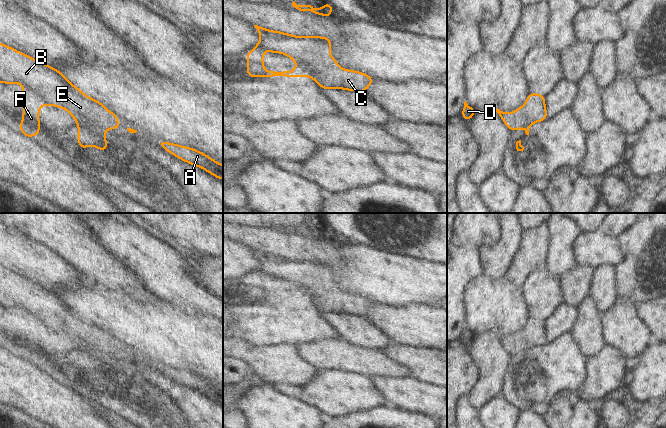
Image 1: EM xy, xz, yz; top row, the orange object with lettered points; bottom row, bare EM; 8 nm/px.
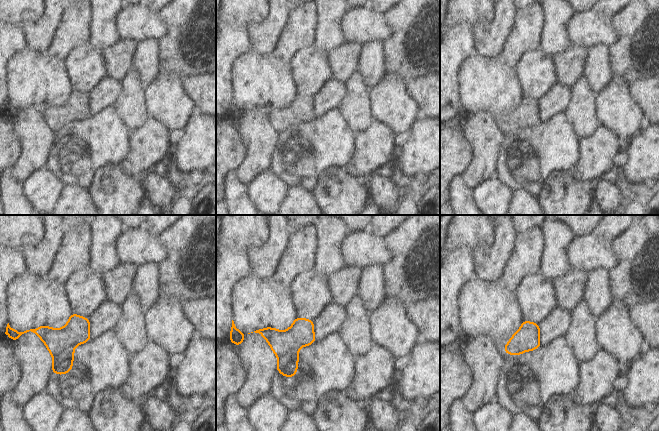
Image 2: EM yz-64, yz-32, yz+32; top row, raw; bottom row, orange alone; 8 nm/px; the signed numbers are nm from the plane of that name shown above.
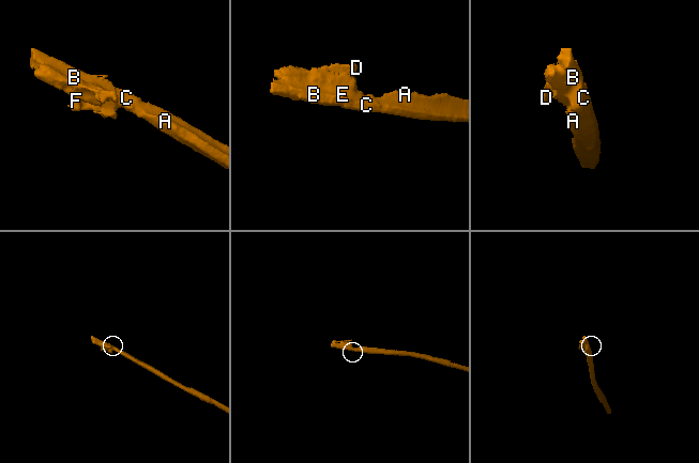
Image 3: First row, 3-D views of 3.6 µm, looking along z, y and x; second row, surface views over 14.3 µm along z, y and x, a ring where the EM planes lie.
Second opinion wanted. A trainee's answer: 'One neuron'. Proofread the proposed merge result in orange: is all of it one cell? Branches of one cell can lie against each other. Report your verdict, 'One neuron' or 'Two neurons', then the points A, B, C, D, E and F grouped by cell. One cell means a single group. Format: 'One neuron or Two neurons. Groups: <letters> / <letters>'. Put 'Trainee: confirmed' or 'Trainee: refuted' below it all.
One neuron. Groups: A B C D E F
Trainee: confirmed

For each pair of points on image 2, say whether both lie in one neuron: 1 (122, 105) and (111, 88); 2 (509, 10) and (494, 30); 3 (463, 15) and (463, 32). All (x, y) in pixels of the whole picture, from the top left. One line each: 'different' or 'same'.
1: different
2: same
3: different

